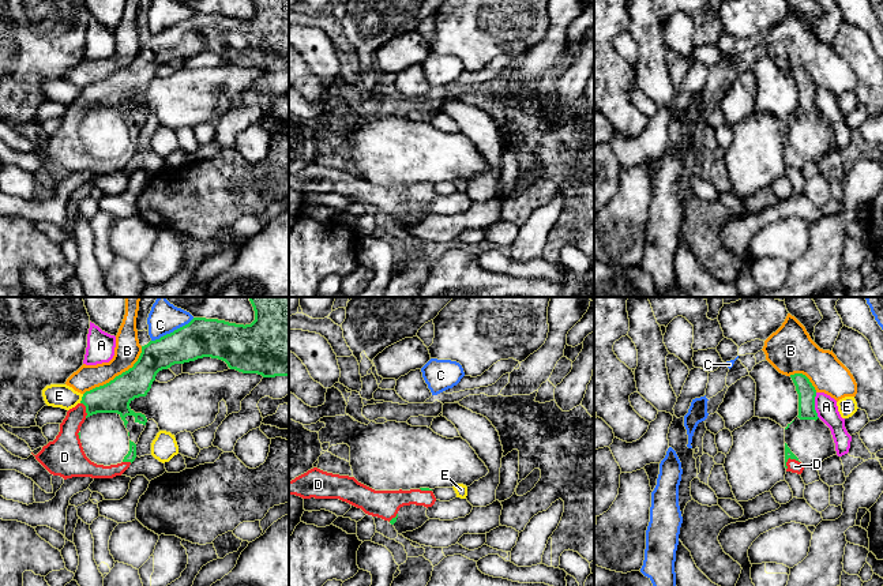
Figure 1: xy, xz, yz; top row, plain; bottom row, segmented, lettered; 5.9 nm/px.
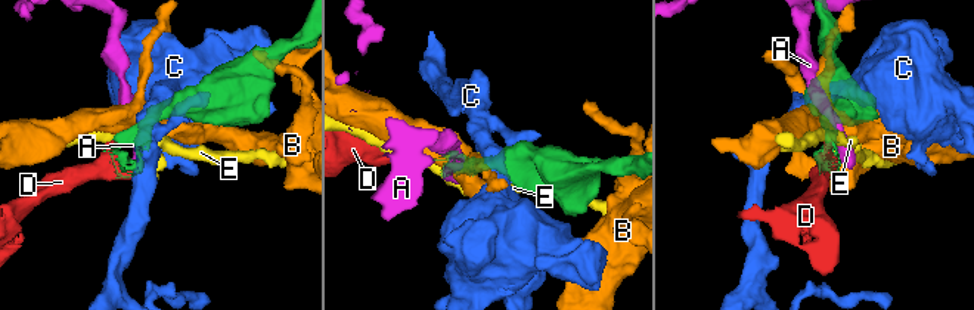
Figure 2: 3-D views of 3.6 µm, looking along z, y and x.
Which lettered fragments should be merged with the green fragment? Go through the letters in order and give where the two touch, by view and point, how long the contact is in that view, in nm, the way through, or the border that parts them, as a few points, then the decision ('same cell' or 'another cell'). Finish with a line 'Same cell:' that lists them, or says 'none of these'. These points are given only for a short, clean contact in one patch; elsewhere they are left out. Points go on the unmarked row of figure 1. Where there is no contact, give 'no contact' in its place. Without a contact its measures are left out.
A: meets green in yz at (814, 100); contact 150 nm long; border along yz (815, 87), (815, 106), (819, 112); another cell
B: meets green in xy at (119, 70); contact 460 nm long; border along xy (142, 41), (138, 55), (131, 62), (83, 89); another cell
C: meets green in xy at (173, 26); contact 300 nm long; another cell
D: meets green in yz at (788, 153); contact 90 nm long; same cell
E: meets green in xy at (82, 93); contact 60 nm long; border along xy (83, 89), (79, 97); another cell
Same cell: D

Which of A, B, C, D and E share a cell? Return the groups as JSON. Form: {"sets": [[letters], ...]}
{"sets": [["A"], ["B"], ["C"], ["D"], ["E"]]}

